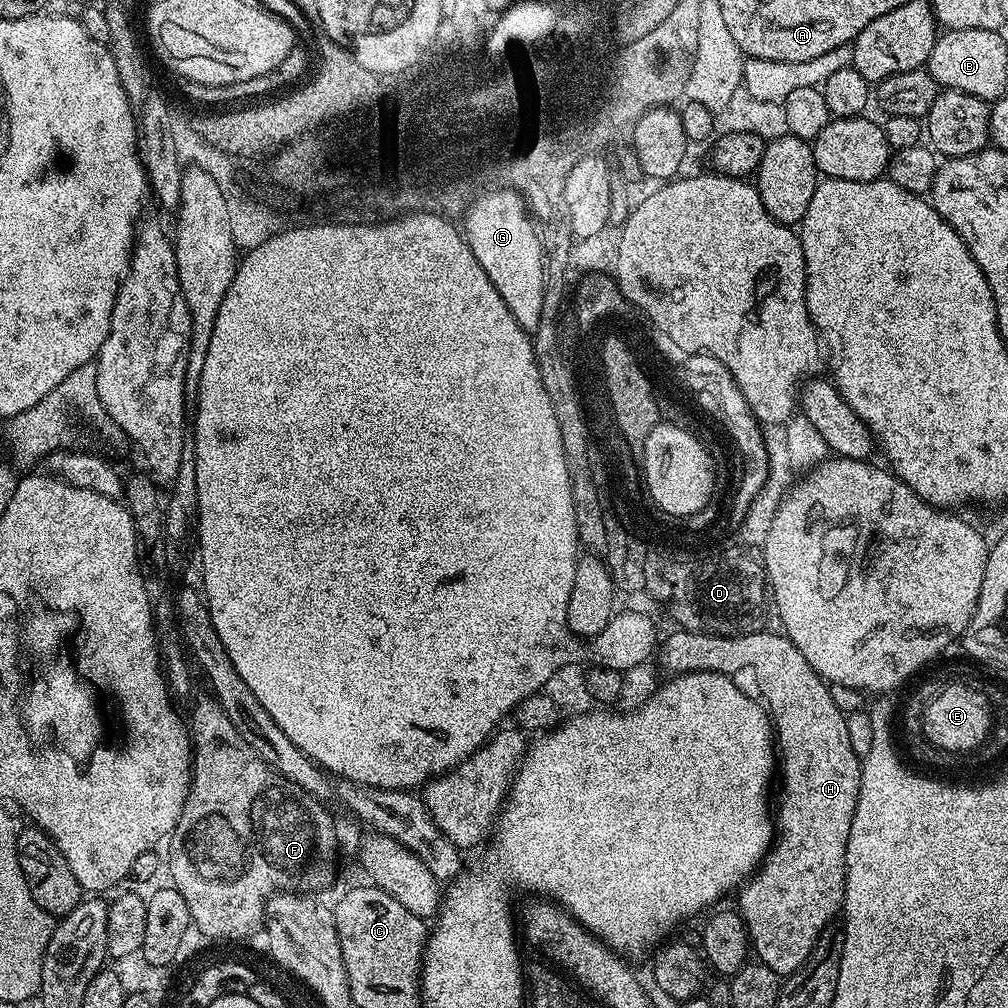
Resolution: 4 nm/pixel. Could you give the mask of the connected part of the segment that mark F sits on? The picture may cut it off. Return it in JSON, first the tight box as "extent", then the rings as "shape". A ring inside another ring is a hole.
{"extent":[166,694,336,936],"shape":[[[205,694],[200,696],[192,704],[192,722],[190,720],[190,737],[194,755],[192,757],[192,787],[188,790],[188,797],[184,803],[182,814],[170,834],[168,844],[168,856],[166,852],[166,872],[172,875],[171,887],[186,898],[186,906],[195,913],[196,920],[199,920],[199,928],[196,932],[211,933],[213,936],[237,936],[240,933],[248,932],[253,925],[257,924],[260,917],[260,909],[272,896],[281,890],[295,890],[297,893],[312,894],[315,888],[324,888],[332,880],[332,875],[336,872],[336,824],[332,821],[332,816],[327,812],[325,805],[314,799],[302,786],[282,778],[271,768],[266,761],[258,758],[250,746],[234,730],[234,722],[226,718],[222,706],[216,701],[215,696]]]}

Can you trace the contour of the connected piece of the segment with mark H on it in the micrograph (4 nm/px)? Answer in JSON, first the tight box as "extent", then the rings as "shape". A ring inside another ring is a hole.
{"extent":[658,630,862,978],"shape":[[[687,630],[675,631],[676,632],[670,633],[669,636],[665,638],[664,645],[662,645],[661,648],[659,645],[658,648],[658,660],[660,656],[660,664],[668,671],[668,674],[683,674],[686,672],[723,672],[725,674],[737,674],[736,672],[742,671],[743,668],[752,668],[753,674],[756,675],[756,684],[760,687],[761,694],[759,693],[759,695],[762,697],[763,703],[766,705],[766,711],[774,725],[774,740],[778,745],[778,772],[779,775],[780,772],[784,775],[784,793],[780,796],[780,813],[775,813],[774,816],[774,828],[778,833],[778,839],[773,843],[772,847],[768,849],[760,867],[756,869],[751,879],[739,889],[738,897],[740,896],[740,905],[738,905],[738,911],[740,917],[744,920],[744,925],[748,928],[750,948],[754,953],[755,959],[759,961],[759,963],[770,966],[770,970],[774,970],[781,978],[787,978],[806,963],[808,955],[814,950],[816,939],[822,934],[822,930],[841,915],[844,907],[846,842],[850,838],[850,822],[854,818],[854,810],[858,806],[860,765],[862,760],[861,757],[856,756],[854,750],[851,749],[846,716],[845,713],[840,713],[840,708],[836,705],[835,698],[832,697],[833,689],[812,669],[810,662],[806,662],[806,658],[802,658],[798,646],[794,646],[794,642],[790,642],[787,636],[781,634],[779,631],[776,631],[776,633],[763,632],[763,630],[746,632],[743,636],[715,636],[714,634],[706,634],[705,632],[690,632]]]}

